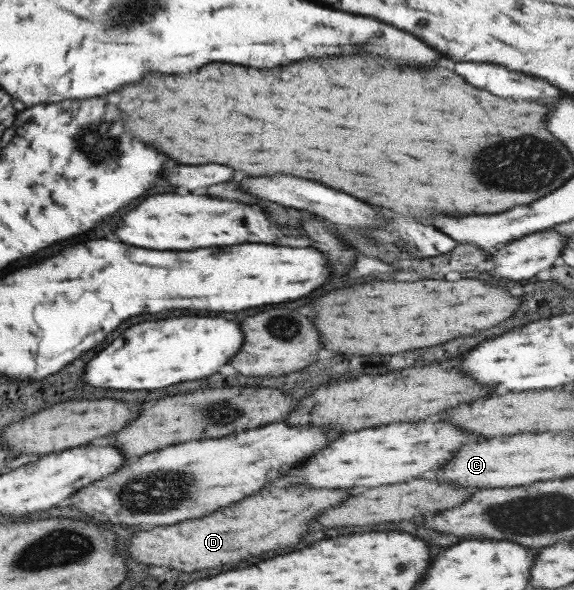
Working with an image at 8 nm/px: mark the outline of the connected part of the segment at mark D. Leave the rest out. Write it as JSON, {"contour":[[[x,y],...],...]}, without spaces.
{"contour":[[[263,486],[259,494],[247,496],[203,518],[179,522],[173,526],[157,526],[133,534],[127,544],[127,556],[141,564],[167,566],[179,572],[195,572],[203,568],[217,568],[221,564],[233,564],[245,560],[247,556],[257,556],[263,550],[267,552],[293,546],[303,534],[309,518],[315,518],[321,510],[335,506],[343,498],[345,494],[341,494],[341,490]]]}

